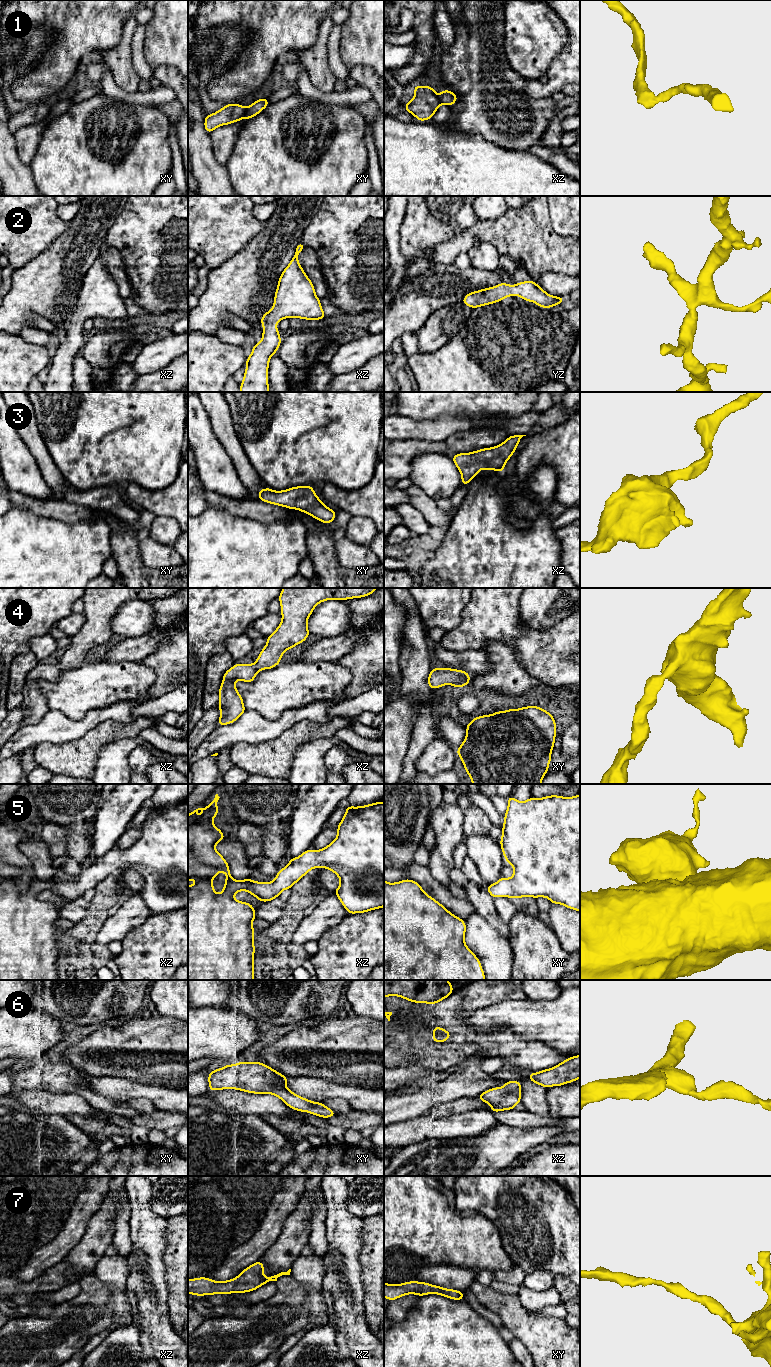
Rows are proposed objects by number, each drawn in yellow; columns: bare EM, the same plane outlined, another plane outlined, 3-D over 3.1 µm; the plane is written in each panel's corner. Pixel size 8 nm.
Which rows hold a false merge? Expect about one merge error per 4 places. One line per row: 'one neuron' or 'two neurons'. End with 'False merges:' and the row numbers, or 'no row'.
1: two neurons
2: one neuron
3: one neuron
4: one neuron
5: one neuron
6: one neuron
7: one neuron
False merges: 1

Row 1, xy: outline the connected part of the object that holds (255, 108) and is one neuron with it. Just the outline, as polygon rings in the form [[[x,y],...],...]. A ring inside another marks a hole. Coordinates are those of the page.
[[[262,98],[262,99],[256,100],[254,103],[252,103],[250,106],[248,106],[245,109],[244,118],[247,120],[247,119],[250,119],[250,118],[256,116],[263,109],[265,109],[268,105],[269,105],[269,102],[268,102],[267,98]]]

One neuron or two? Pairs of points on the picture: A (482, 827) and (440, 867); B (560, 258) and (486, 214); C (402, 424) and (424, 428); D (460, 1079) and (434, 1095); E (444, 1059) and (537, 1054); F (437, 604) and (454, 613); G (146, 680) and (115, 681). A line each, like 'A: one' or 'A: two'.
A: two
B: two
C: one
D: one
E: one
F: one
G: one

